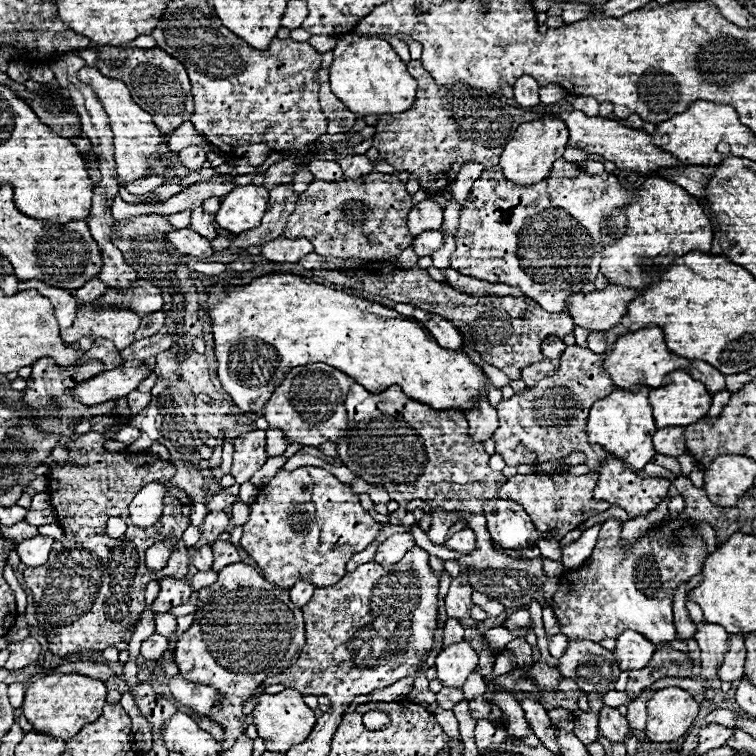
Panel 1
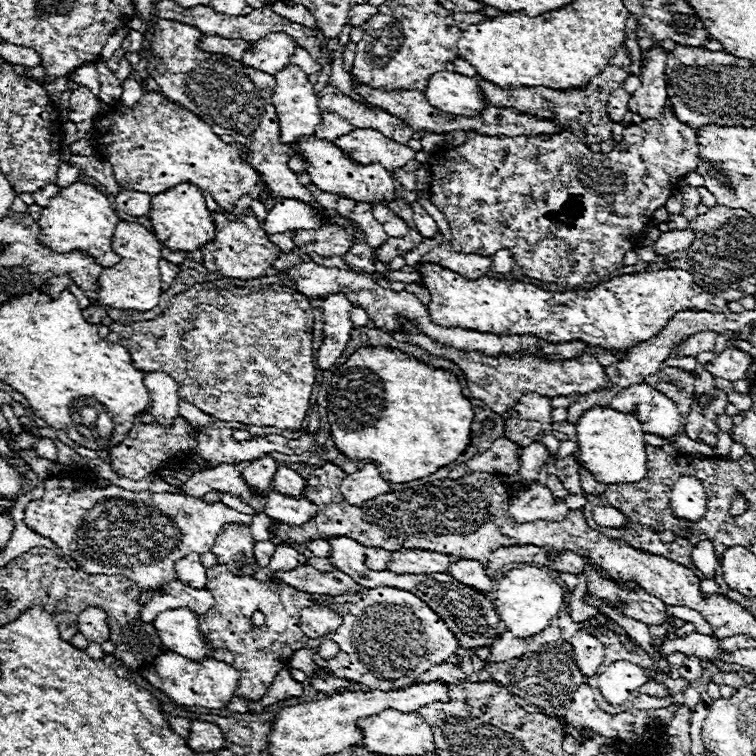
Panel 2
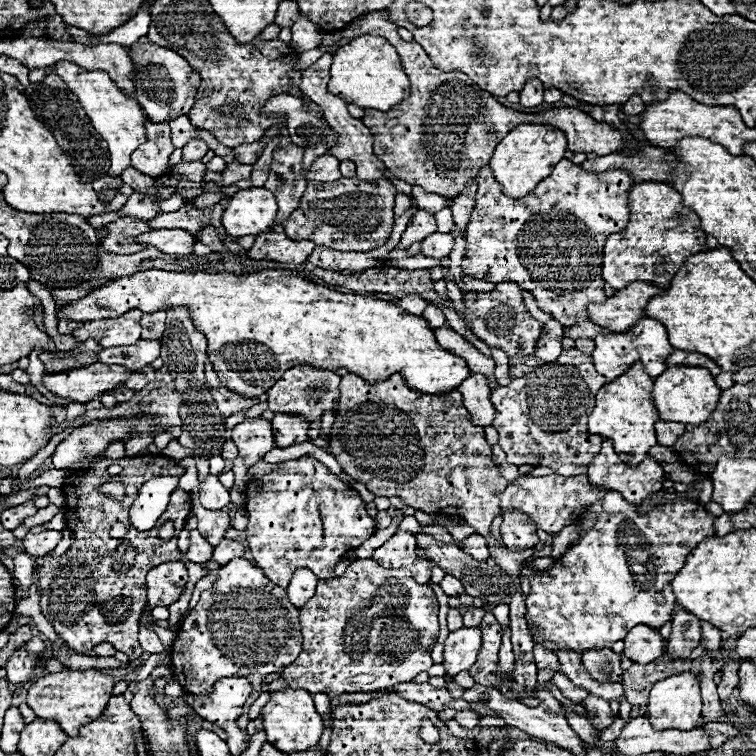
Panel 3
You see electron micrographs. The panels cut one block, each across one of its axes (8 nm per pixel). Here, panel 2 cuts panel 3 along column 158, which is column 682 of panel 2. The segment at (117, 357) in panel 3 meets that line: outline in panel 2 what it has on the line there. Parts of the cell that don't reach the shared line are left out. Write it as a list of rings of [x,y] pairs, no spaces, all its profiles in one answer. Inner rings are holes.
[[[696,332],[688,340],[680,342],[676,348],[672,348],[672,354],[676,356],[696,356],[700,352],[710,352],[714,348],[718,332]]]

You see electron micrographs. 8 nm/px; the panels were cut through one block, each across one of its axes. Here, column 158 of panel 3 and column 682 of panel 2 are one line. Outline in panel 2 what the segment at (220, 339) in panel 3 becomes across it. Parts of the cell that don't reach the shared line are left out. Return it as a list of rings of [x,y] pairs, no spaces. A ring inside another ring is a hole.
[[[424,264],[416,266],[422,274],[424,286],[430,290],[432,302],[428,306],[428,314],[432,322],[438,326],[464,326],[464,330],[480,330],[488,334],[532,334],[546,342],[574,342],[580,340],[588,346],[606,348],[612,352],[622,352],[626,348],[636,346],[638,342],[646,342],[652,336],[656,336],[668,320],[680,312],[680,310],[706,310],[728,314],[728,305],[734,300],[744,298],[746,294],[742,290],[728,288],[726,291],[716,293],[712,298],[708,292],[704,292],[698,284],[694,284],[692,274],[678,268],[666,268],[658,272],[636,272],[636,274],[624,274],[616,276],[610,282],[601,283],[594,290],[578,290],[578,292],[546,292],[534,284],[524,284],[516,280],[496,280],[482,276],[478,280],[468,280],[452,270],[446,270],[438,264]]]

